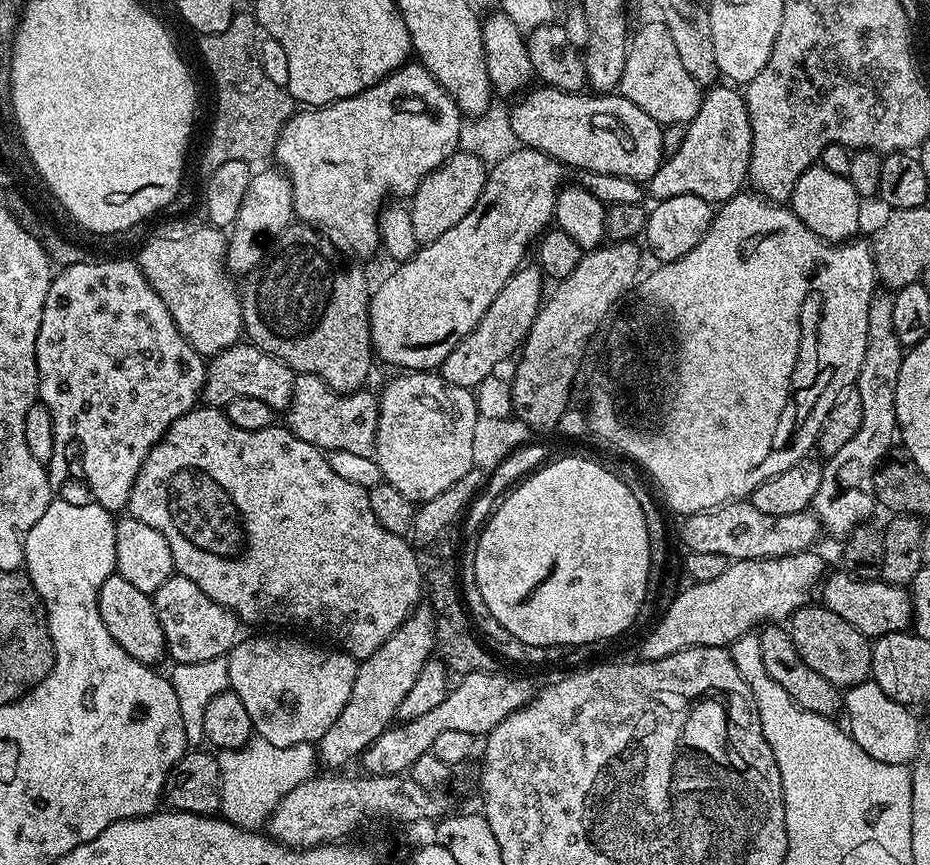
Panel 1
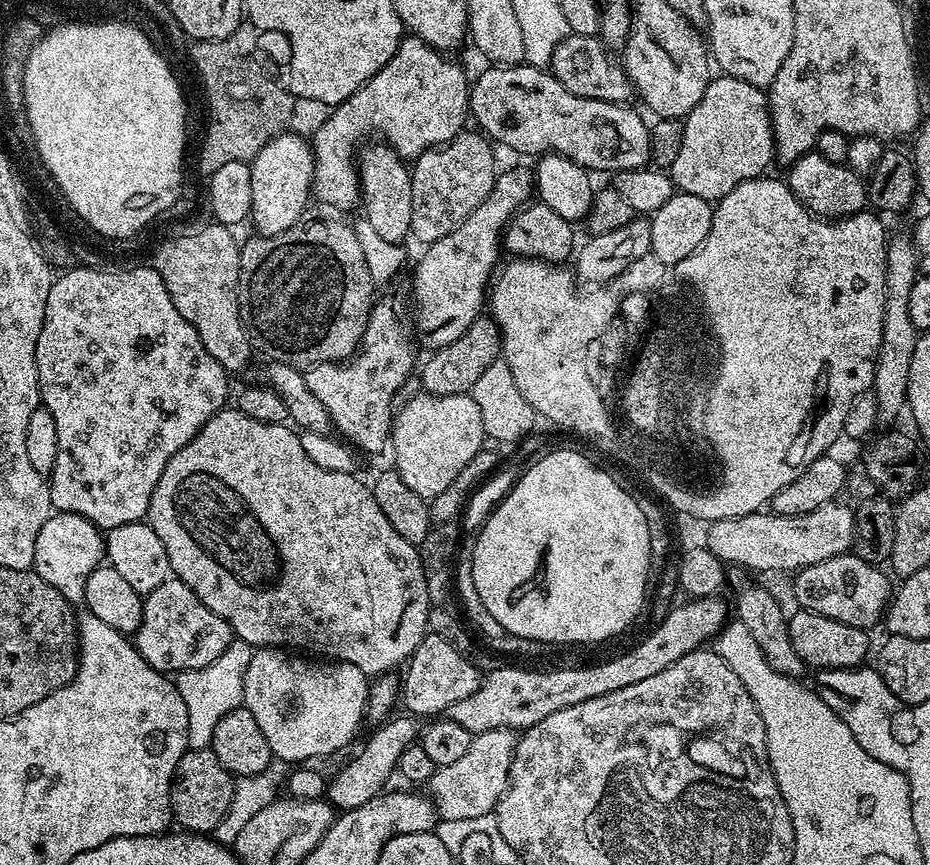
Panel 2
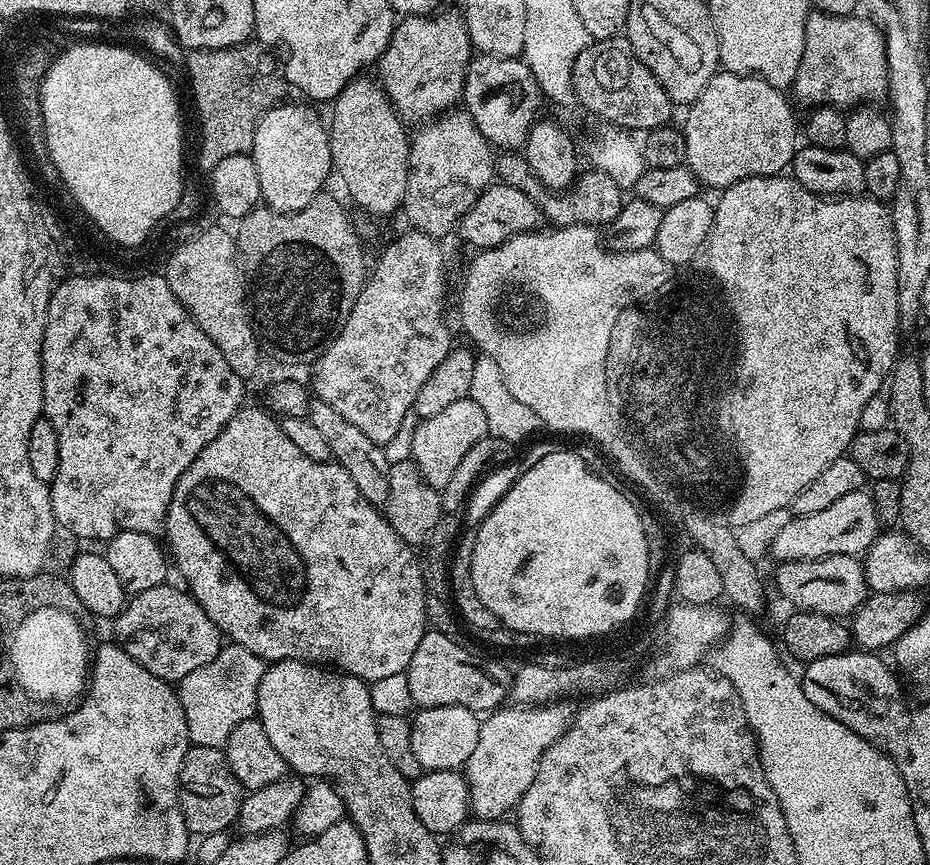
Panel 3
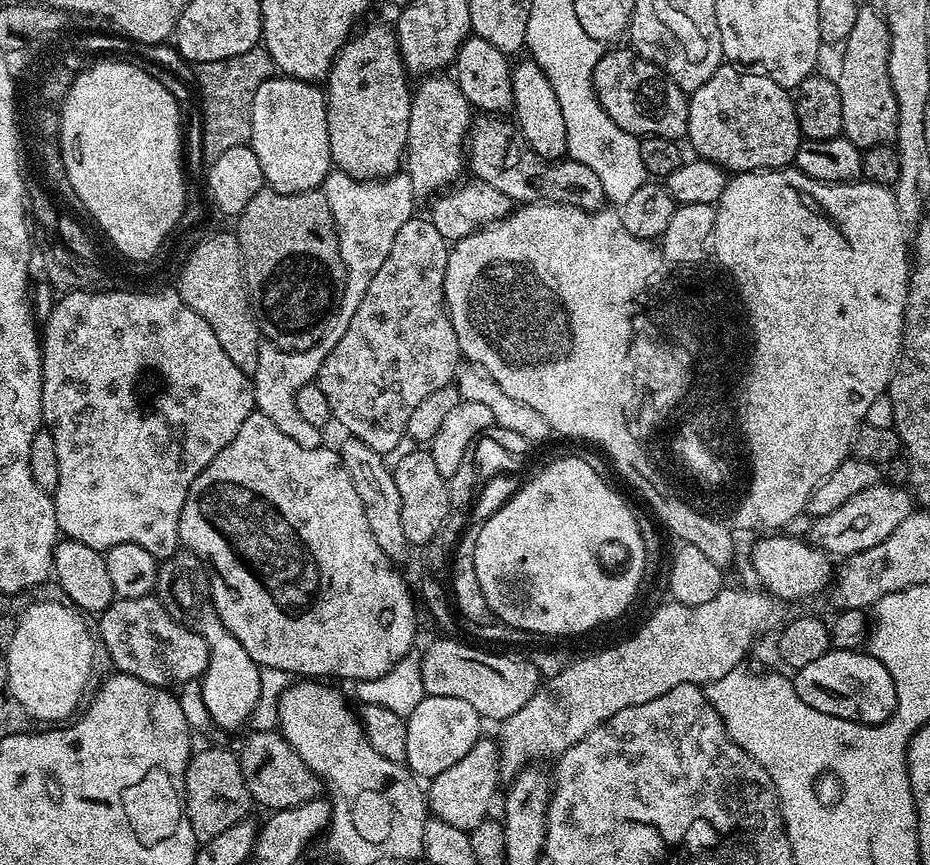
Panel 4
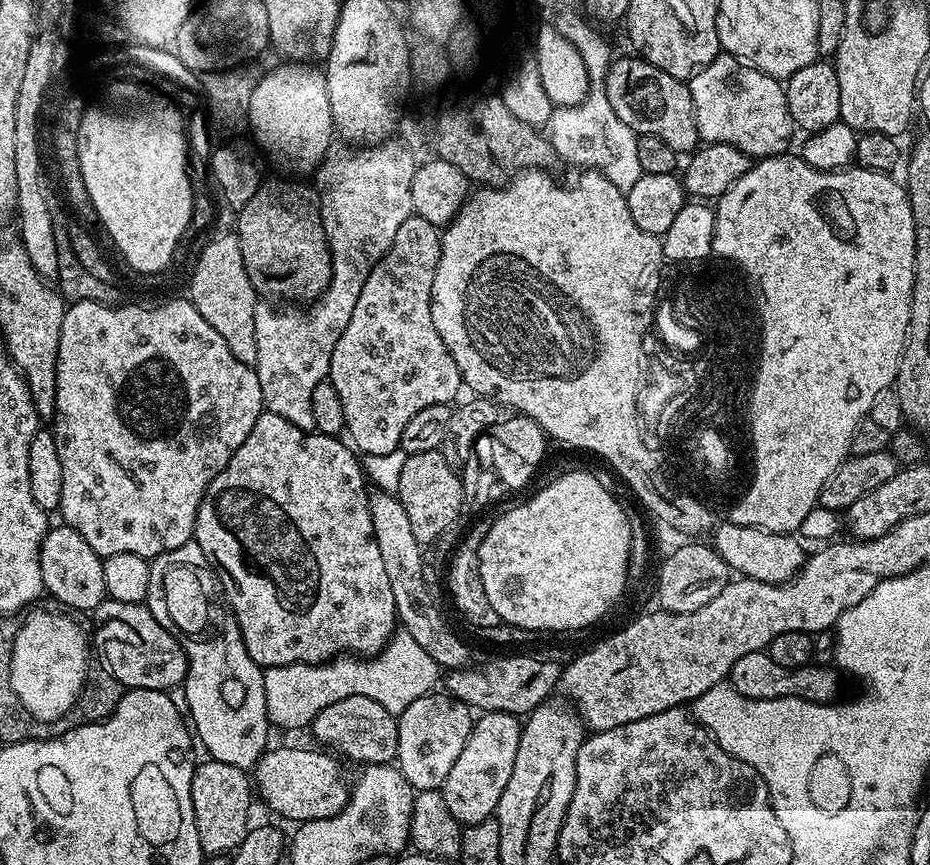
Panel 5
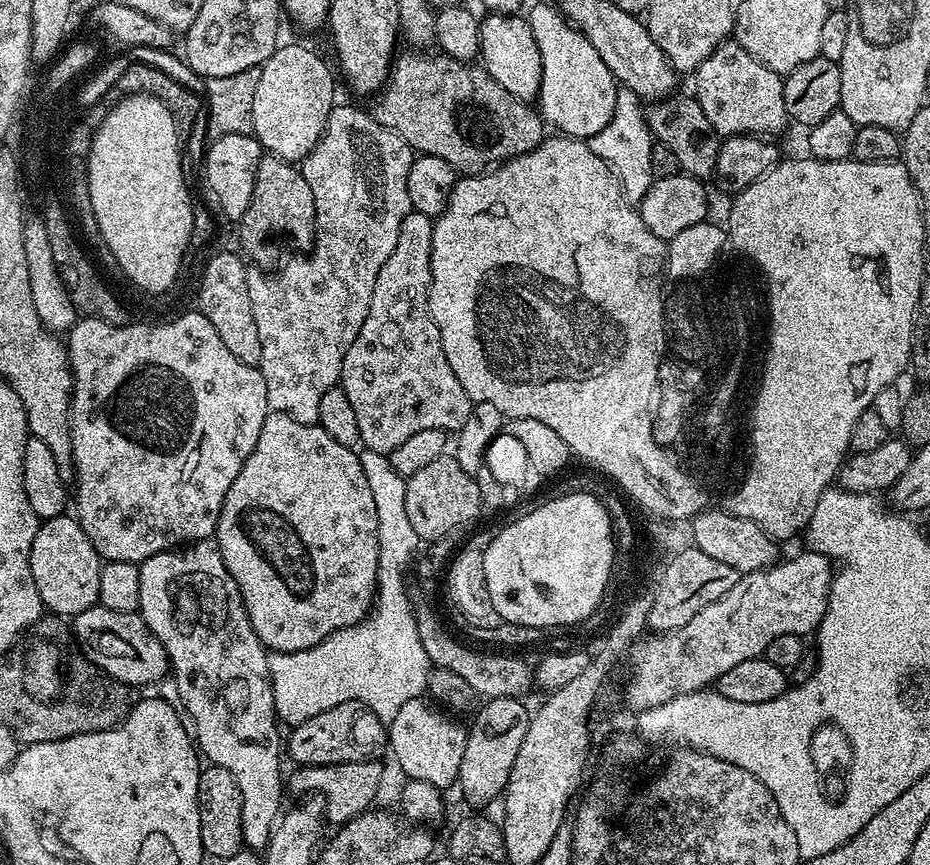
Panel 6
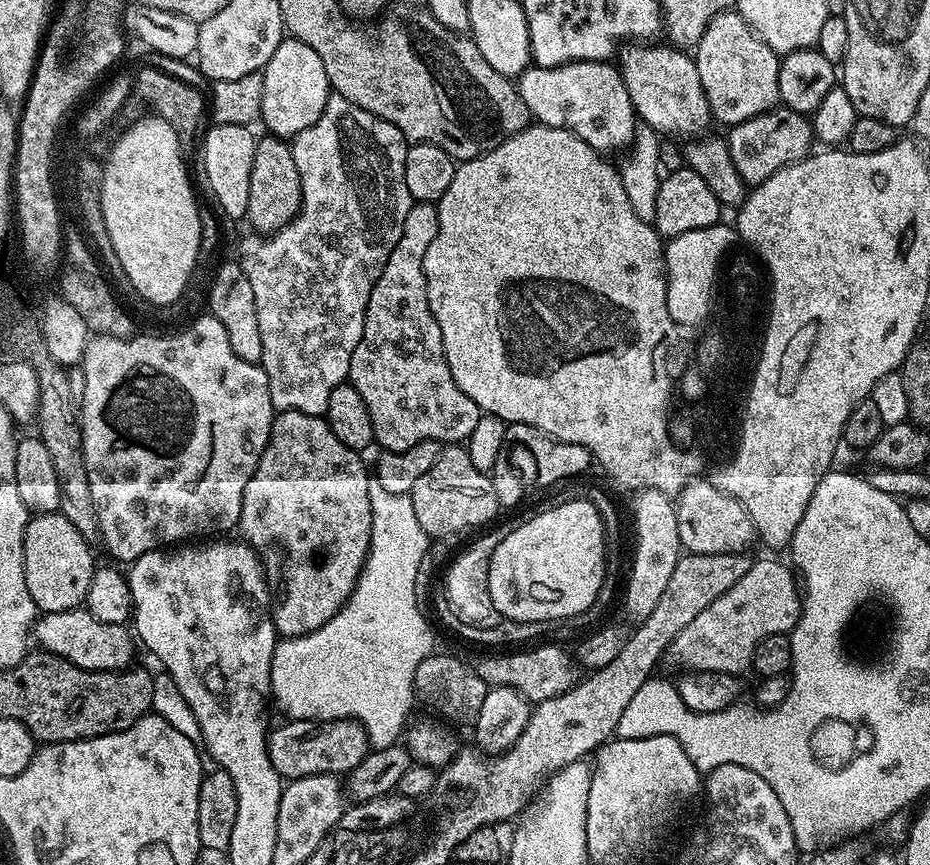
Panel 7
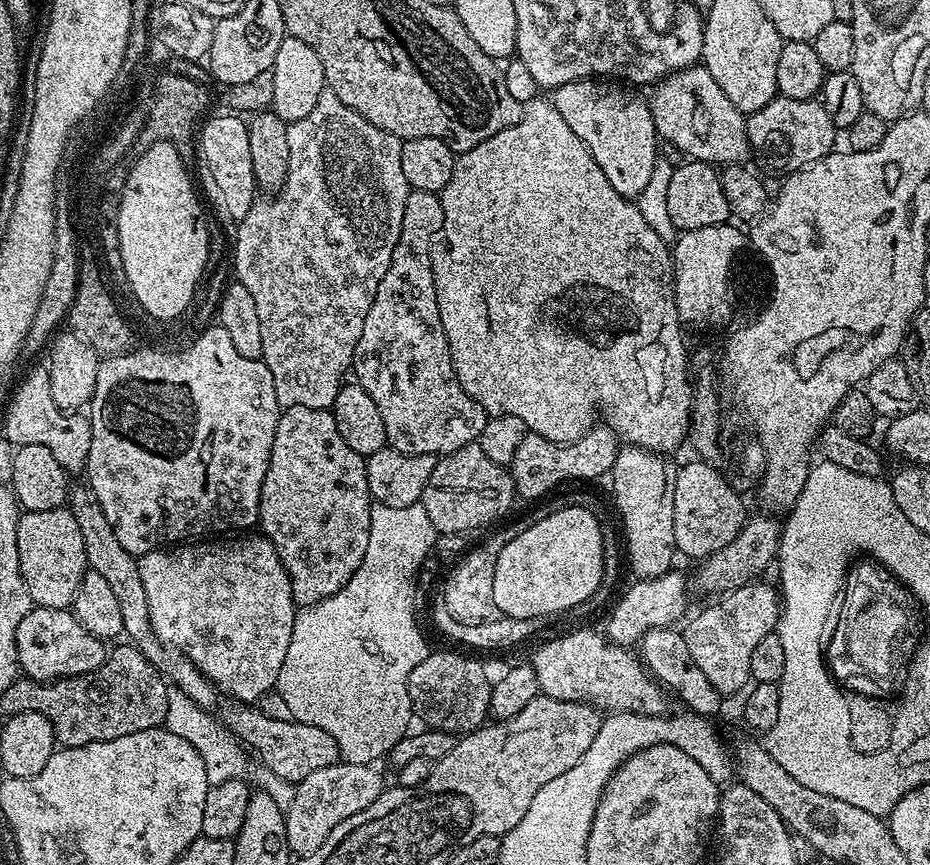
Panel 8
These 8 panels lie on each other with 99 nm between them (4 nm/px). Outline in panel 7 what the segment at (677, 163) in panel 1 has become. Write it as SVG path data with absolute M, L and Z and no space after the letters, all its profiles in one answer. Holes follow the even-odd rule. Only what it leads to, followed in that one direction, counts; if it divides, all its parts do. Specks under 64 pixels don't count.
M720 12L711 20L694 46L694 59L712 115L724 126L746 122L780 104L778 70L781 57L760 40L739 12Z

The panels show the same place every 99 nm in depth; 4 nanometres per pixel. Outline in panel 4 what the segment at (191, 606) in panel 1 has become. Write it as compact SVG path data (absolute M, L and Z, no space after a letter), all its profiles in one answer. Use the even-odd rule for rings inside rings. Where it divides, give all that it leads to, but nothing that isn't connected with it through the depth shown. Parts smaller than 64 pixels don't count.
M155 595L113 599L111 606L99 613L98 620L98 639L109 651L111 667L116 672L142 678L142 682L159 688L171 689L172 684L183 686L199 681L208 668L208 647L204 639L187 623L171 616Z

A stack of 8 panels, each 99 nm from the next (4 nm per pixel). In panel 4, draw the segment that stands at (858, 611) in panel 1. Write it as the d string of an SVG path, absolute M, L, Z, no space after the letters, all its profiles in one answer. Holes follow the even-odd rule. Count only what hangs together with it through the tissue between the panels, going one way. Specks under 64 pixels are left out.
M764 534L752 548L752 568L761 580L763 591L781 602L808 600L827 589L834 580L834 564L821 548L813 546L807 539L799 540L788 534Z

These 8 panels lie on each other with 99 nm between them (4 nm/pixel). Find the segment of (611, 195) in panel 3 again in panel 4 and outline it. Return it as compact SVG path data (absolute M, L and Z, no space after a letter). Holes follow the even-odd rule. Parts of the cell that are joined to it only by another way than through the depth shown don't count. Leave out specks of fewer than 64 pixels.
M480 114L473 119L466 141L466 164L475 179L502 190L513 202L524 204L565 204L594 212L605 207L602 181L590 166L571 158L544 160L526 142L511 119L496 114Z

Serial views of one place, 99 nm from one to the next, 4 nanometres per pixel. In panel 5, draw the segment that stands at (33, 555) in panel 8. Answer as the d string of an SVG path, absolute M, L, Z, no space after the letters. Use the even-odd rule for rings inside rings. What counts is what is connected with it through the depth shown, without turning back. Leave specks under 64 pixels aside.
M67 526L49 527L40 547L40 569L44 591L68 608L77 608L85 614L91 613L105 600L106 582L102 582L104 561L94 550L90 550L86 538L78 530Z

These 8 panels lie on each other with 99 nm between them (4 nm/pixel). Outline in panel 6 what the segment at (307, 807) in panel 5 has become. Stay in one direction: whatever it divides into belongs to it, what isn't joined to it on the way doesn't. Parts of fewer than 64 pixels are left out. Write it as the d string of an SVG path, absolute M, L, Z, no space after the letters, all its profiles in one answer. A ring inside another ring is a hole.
M367 760L366 762L350 762L349 764L327 764L326 766L310 766L309 768L300 766L295 769L296 773L291 777L290 775L287 777L286 784L289 789L292 788L296 792L308 792L304 794L311 794L313 797L319 798L324 806L324 815L326 817L327 823L332 823L332 826L339 826L347 822L348 820L353 820L355 816L361 816L364 812L369 811L373 807L372 804L376 800L376 795L380 792L380 783L384 780L384 768L383 763L380 760Z

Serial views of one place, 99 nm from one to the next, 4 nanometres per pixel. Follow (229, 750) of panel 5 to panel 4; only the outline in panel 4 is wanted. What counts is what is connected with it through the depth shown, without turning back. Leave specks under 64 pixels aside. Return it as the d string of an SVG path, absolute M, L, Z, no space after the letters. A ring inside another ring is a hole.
M177 551L176 555L171 556L169 560L163 561L157 567L154 595L157 600L163 602L164 608L171 616L179 617L181 615L180 608L182 611L188 612L188 617L186 617L188 627L194 629L206 642L208 647L208 668L204 671L199 685L202 702L206 702L209 721L213 725L217 724L220 728L240 728L243 724L247 725L251 721L252 711L260 697L261 667L254 662L254 658L250 658L250 654L246 654L246 650L242 650L242 642L238 642L238 638L234 638L234 634L230 634L230 630L226 630L226 626L222 626L222 618L218 618L218 614L212 608L208 573L203 562L190 551Z

